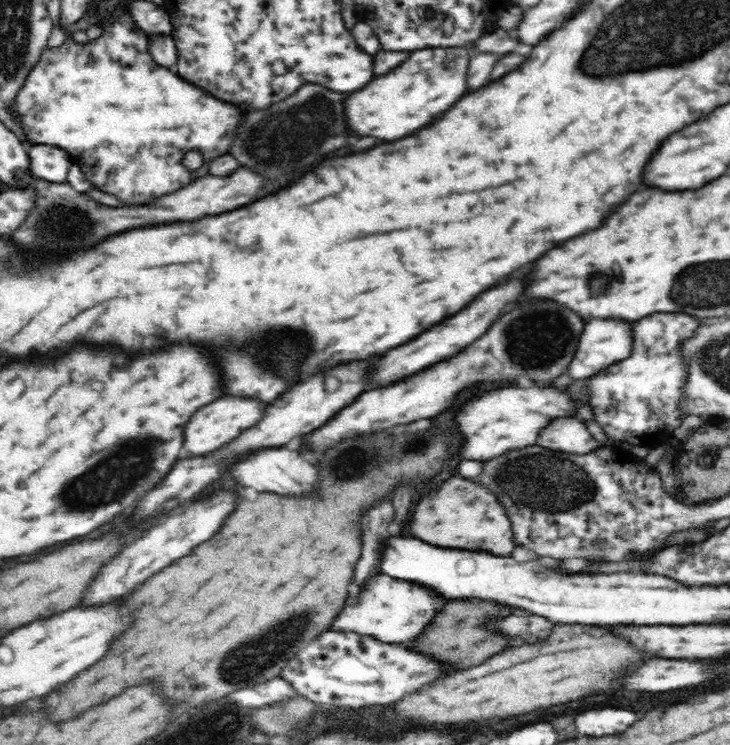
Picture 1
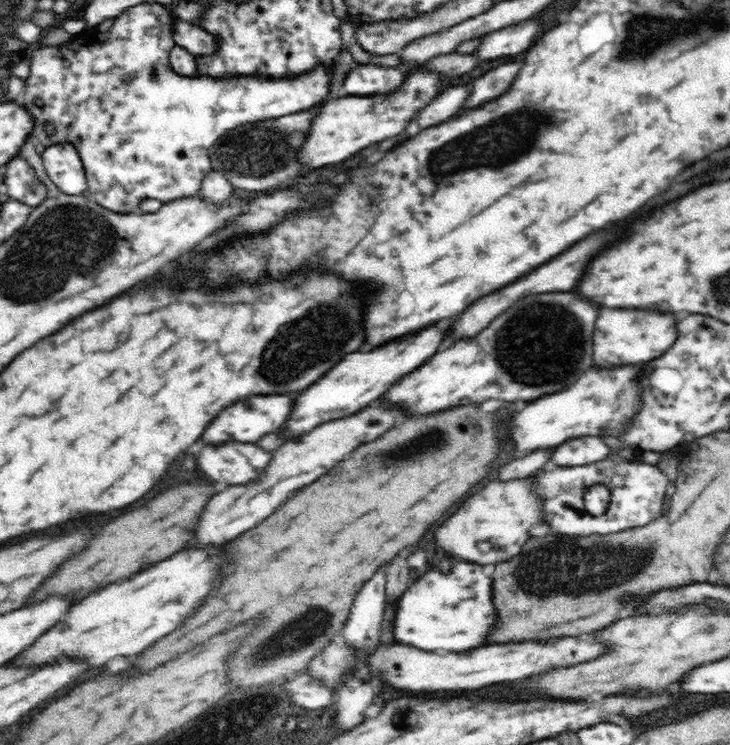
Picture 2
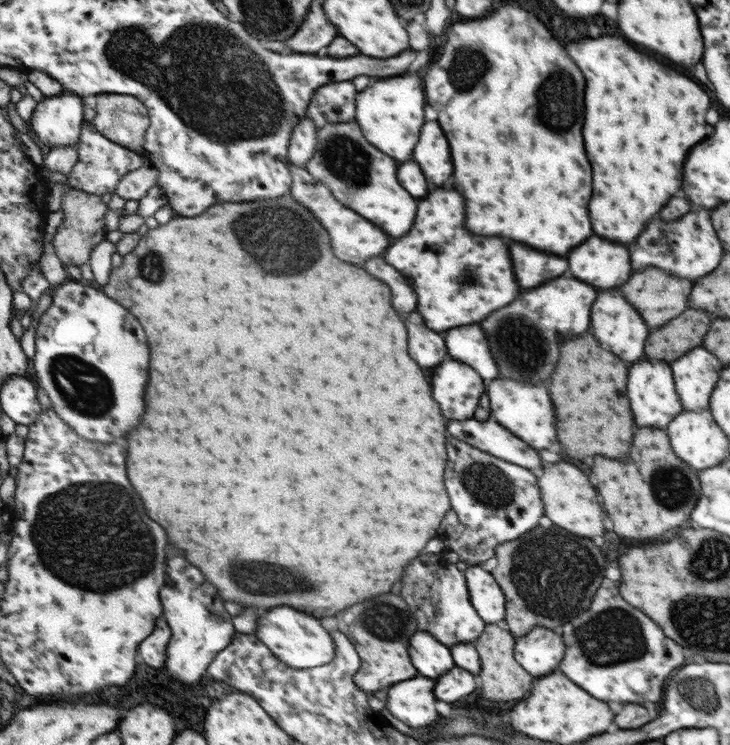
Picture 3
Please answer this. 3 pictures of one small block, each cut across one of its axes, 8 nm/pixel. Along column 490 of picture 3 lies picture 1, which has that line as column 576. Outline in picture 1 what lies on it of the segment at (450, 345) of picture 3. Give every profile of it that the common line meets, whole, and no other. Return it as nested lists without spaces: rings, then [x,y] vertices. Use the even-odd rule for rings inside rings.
[[[588,320],[579,344],[568,374],[574,380],[584,381],[584,376],[596,375],[608,365],[624,359],[624,352],[628,352],[628,324],[616,324],[616,320]]]

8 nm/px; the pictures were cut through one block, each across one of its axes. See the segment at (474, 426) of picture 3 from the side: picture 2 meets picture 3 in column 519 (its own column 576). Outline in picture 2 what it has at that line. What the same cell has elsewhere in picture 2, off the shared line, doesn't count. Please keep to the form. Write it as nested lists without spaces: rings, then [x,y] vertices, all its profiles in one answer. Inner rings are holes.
[[[584,436],[580,440],[572,440],[556,447],[551,462],[572,468],[572,466],[596,464],[610,456],[613,456],[612,450],[604,440],[596,436]]]

